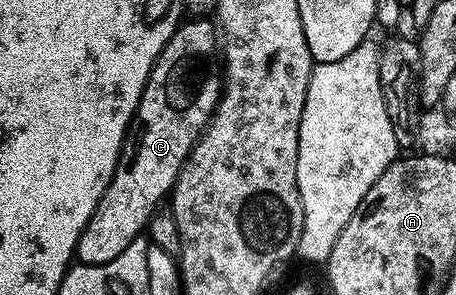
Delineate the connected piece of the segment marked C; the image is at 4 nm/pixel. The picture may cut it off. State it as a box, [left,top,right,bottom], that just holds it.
[77,19,224,265]

